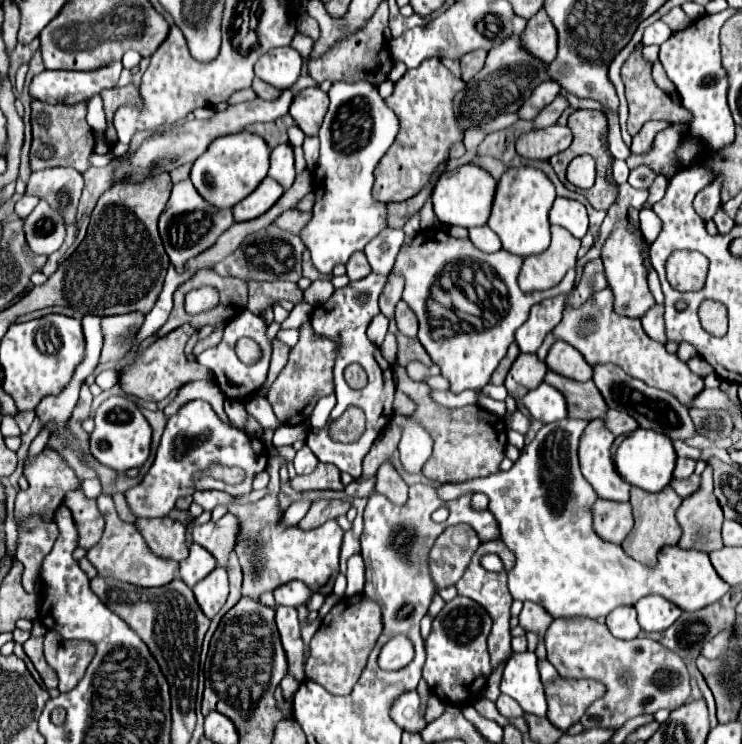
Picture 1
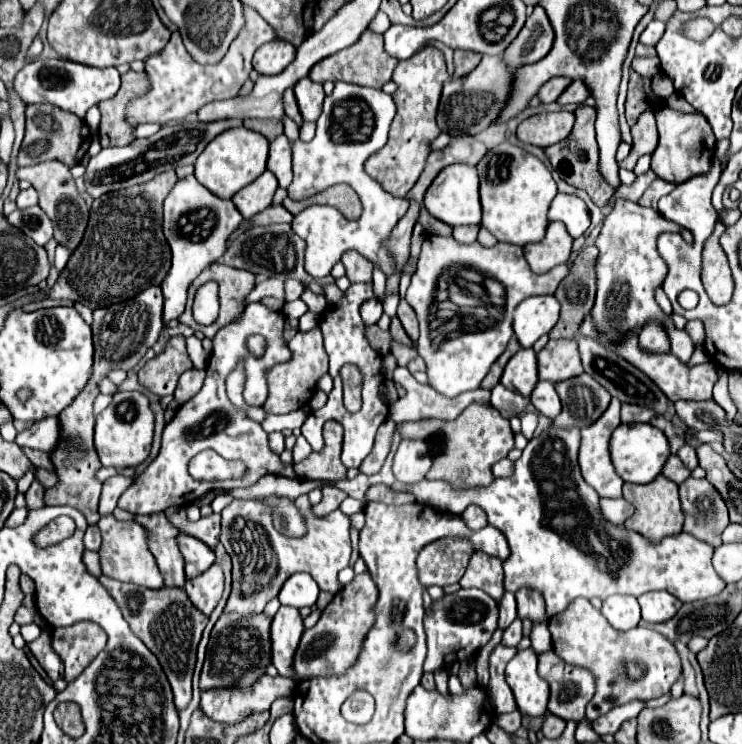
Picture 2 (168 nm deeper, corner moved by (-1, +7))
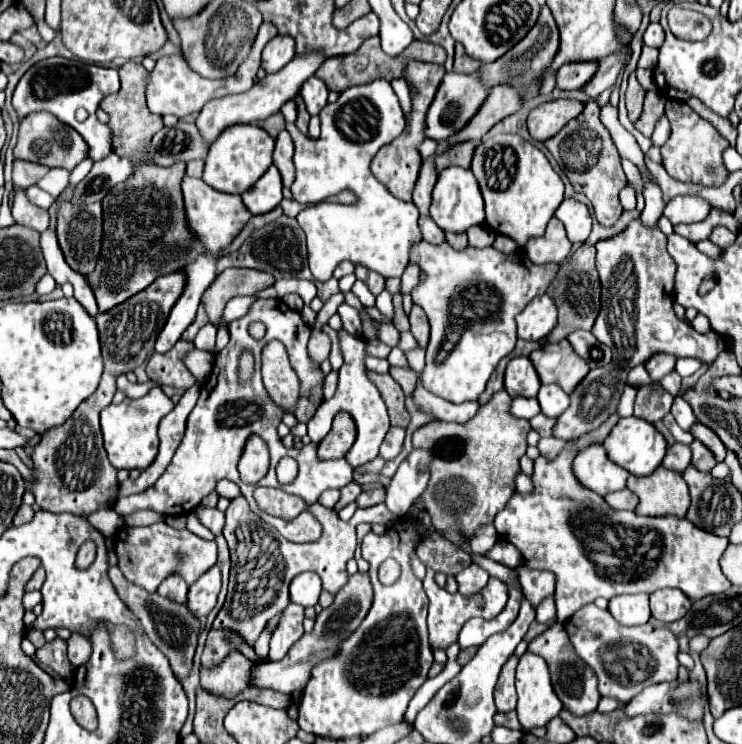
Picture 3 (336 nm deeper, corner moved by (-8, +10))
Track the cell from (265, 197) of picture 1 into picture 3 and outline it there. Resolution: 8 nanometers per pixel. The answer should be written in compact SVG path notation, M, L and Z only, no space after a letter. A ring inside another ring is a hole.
M270 166L262 178L242 194L246 208L252 214L266 214L282 202L282 180L276 166Z

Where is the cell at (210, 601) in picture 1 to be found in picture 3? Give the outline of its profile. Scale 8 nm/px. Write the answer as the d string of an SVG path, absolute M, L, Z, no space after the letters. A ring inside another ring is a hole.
M212 566L190 586L186 602L188 610L198 618L206 616L216 606L218 592L220 592L220 568Z

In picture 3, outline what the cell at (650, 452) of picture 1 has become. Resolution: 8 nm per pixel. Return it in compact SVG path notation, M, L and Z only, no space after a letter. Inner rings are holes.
M636 416L630 418L620 418L620 422L612 428L608 438L604 440L604 448L608 452L608 458L628 470L634 476L650 476L662 462L666 454L666 440L664 436L646 420L640 420Z

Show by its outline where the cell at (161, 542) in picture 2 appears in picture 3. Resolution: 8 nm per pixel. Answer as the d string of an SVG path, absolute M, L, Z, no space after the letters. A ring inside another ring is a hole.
M172 574L170 578L166 578L160 588L158 588L158 594L168 598L168 600L174 600L178 604L186 604L186 594L188 594L188 584L178 576L178 574Z

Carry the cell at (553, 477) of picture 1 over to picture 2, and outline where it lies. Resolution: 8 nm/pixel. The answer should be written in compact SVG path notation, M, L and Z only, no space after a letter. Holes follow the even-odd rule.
M551 425L539 437L533 437L527 443L523 455L513 463L513 473L509 477L495 477L495 481L487 487L455 489L449 481L431 481L431 479L421 479L419 483L413 485L395 483L393 487L397 491L413 493L419 503L431 505L439 511L461 513L461 503L477 503L479 507L483 507L483 511L489 517L489 523L499 527L499 531L503 531L503 535L509 541L511 555L503 563L505 589L511 593L519 591L521 587L537 589L545 599L549 617L567 609L567 605L577 597L585 597L585 599L599 597L601 601L605 601L611 595L639 597L647 591L665 589L671 595L675 595L679 601L689 603L689 601L699 601L699 599L719 595L725 589L725 581L713 569L711 545L691 537L689 533L669 535L663 537L657 545L651 545L645 541L645 537L639 537L639 533L631 533L623 525L615 527L601 515L599 495L583 479L577 463L579 443L581 443L579 427L563 429Z

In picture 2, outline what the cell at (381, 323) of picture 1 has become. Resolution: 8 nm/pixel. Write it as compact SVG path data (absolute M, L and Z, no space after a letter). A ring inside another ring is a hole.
M369 299L361 305L361 317L365 321L365 325L375 325L383 315L383 307L379 299Z

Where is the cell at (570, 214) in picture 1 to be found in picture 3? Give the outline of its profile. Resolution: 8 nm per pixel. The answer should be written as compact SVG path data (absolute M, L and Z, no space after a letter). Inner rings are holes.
M566 198L558 206L554 216L558 216L558 220L564 224L568 240L572 244L586 242L586 238L590 236L590 230L592 230L592 216L590 216L588 206L584 206L582 202L578 202L574 198Z

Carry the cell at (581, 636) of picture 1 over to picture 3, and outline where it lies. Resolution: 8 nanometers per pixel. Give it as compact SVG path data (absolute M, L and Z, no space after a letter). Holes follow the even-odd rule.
M588 604L574 614L574 618L564 622L570 642L578 656L598 676L598 692L602 696L618 698L630 702L646 686L658 682L672 682L678 676L678 642L668 628L654 628L652 624L642 626L622 626L618 624L608 610L600 610L596 604ZM612 646L614 664L602 660L602 650Z

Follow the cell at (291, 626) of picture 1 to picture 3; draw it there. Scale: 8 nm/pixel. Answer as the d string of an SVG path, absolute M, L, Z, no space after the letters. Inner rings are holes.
M290 604L286 610L284 610L284 616L278 624L278 628L274 630L272 634L272 640L270 640L270 662L278 662L282 660L290 646L302 638L304 634L304 628L302 628L302 620L304 620L304 608L298 606L298 604Z

